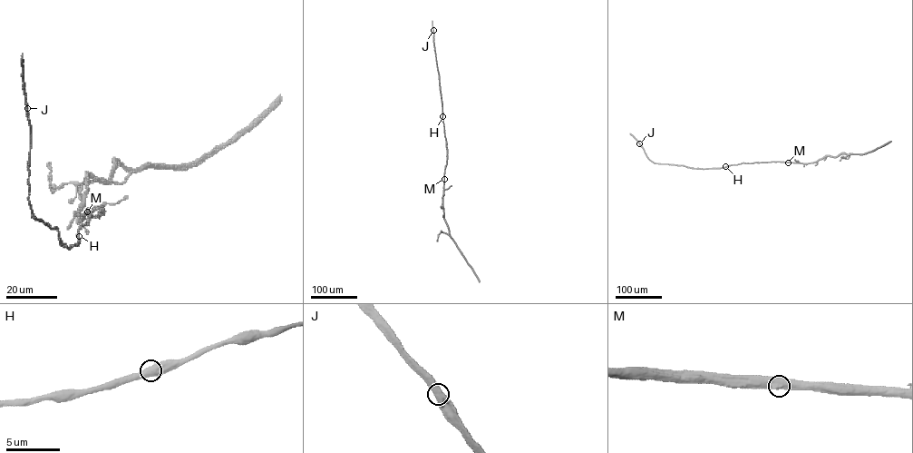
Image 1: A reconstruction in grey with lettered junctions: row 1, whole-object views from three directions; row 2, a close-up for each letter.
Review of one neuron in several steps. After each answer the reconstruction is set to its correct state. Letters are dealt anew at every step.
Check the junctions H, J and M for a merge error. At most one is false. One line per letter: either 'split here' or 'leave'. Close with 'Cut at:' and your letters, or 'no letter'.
H: leave
J: leave
M: leave
Cut at: no letter

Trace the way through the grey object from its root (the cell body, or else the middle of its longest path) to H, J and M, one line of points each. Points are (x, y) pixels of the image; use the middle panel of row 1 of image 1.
H: (447, 152), (442, 116)
J: (447, 152), (433, 30)
M: (447, 152), (444, 179)

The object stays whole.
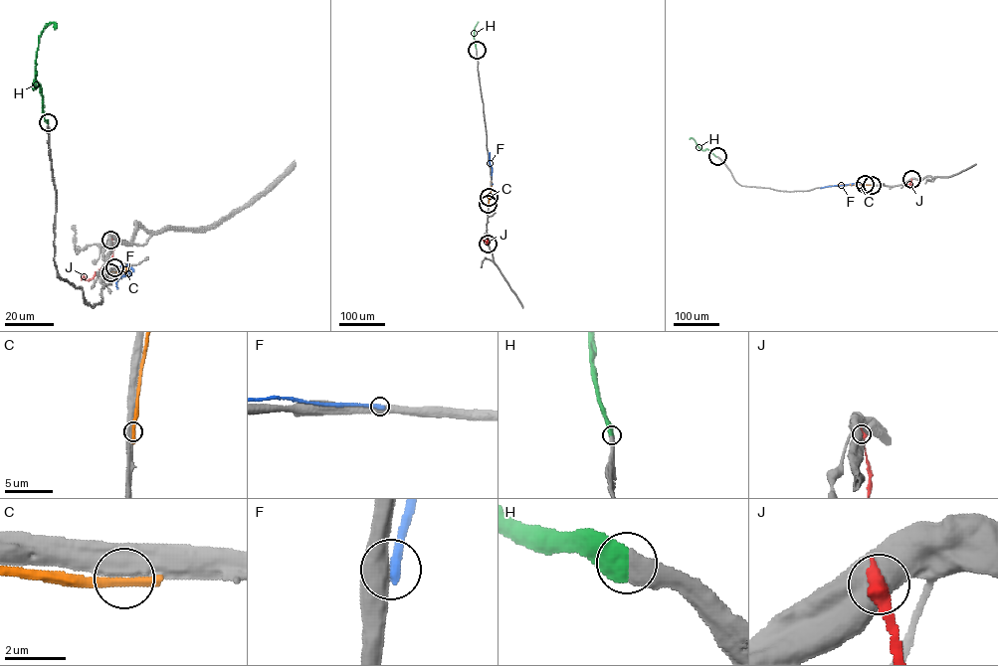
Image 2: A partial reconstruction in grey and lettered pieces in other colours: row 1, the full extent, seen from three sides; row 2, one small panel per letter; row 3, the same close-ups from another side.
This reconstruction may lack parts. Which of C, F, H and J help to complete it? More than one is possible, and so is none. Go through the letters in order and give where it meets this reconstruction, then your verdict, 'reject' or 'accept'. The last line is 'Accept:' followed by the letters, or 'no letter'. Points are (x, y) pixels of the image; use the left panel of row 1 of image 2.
C: meets grey at (110, 272); reject
F: meets grey at (114, 267); reject
H: meets grey at (48, 122); accept
J: meets grey at (110, 240); reject
Accept: H

